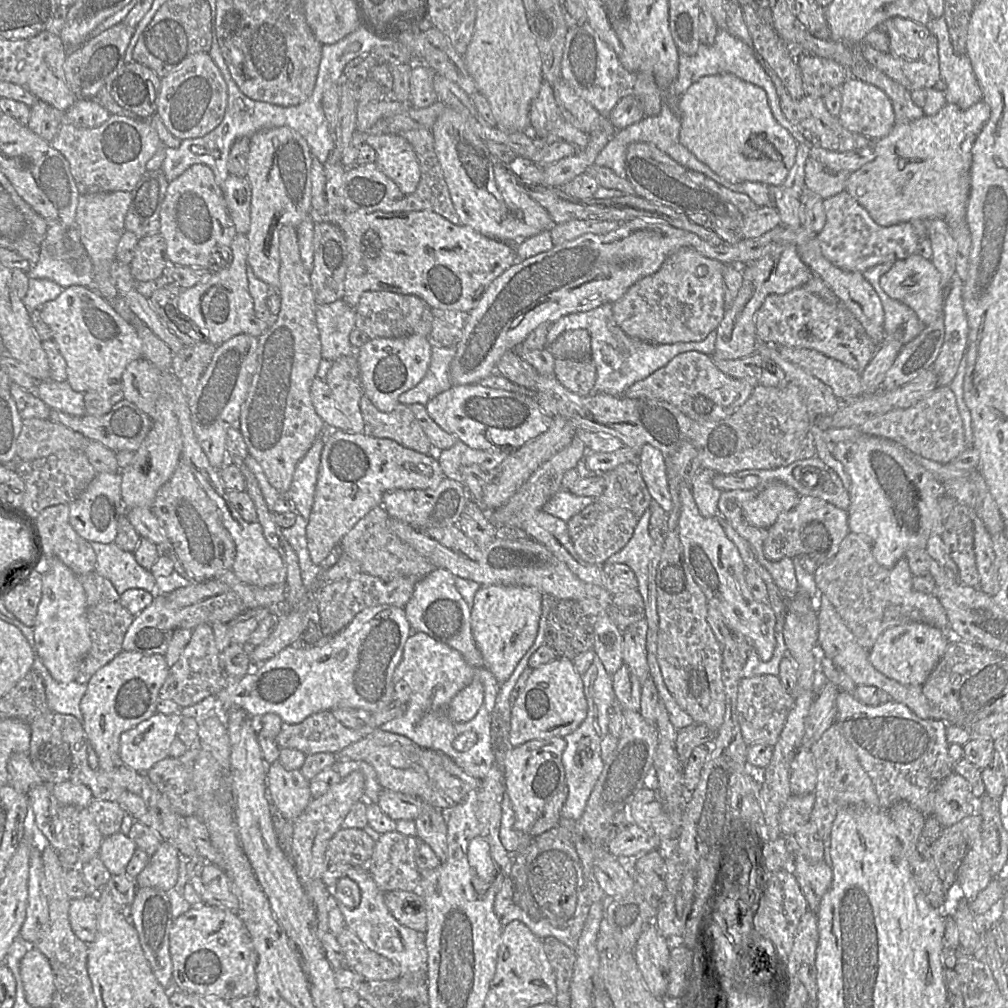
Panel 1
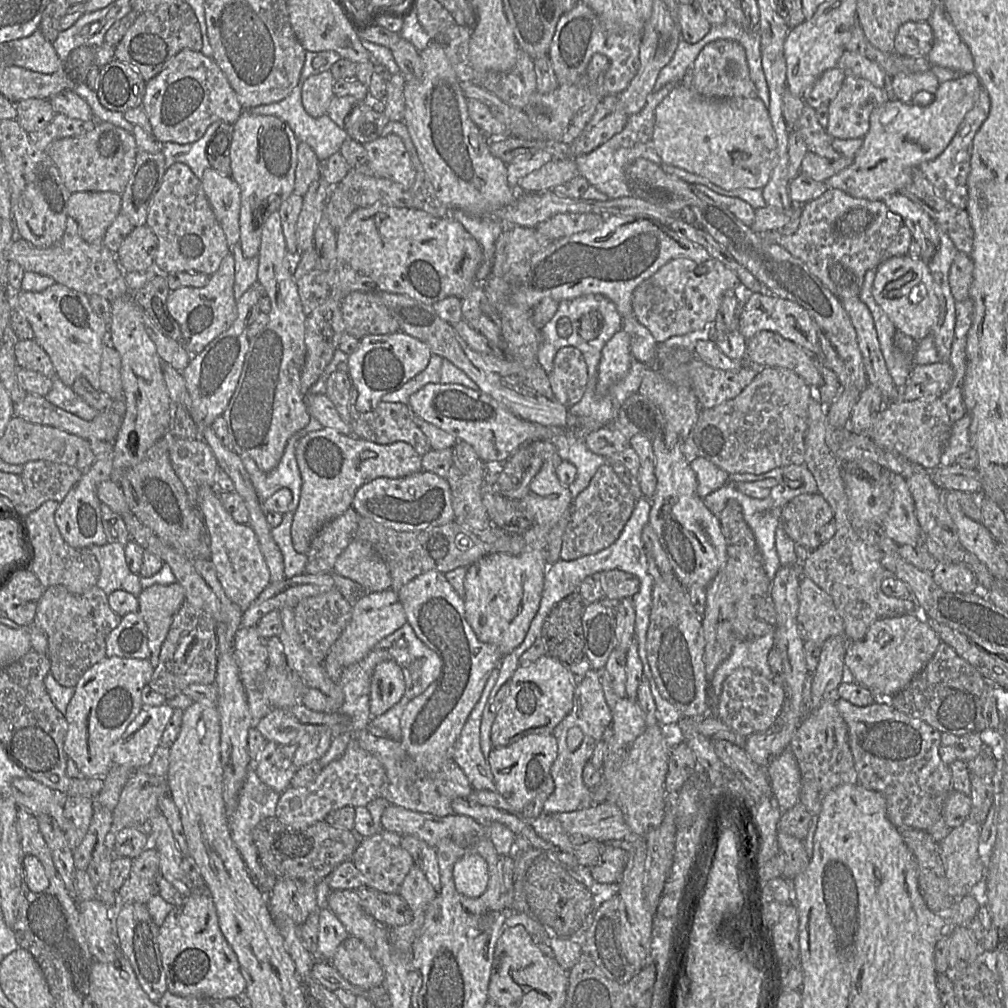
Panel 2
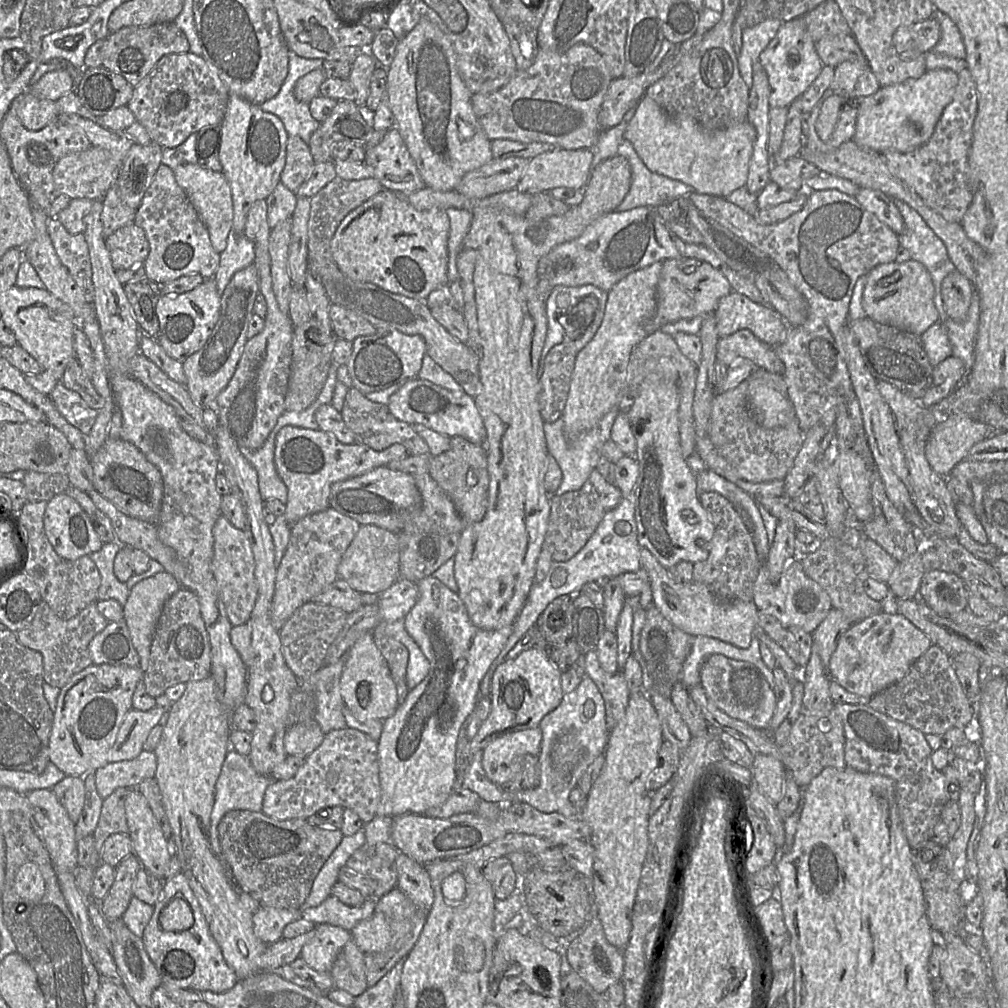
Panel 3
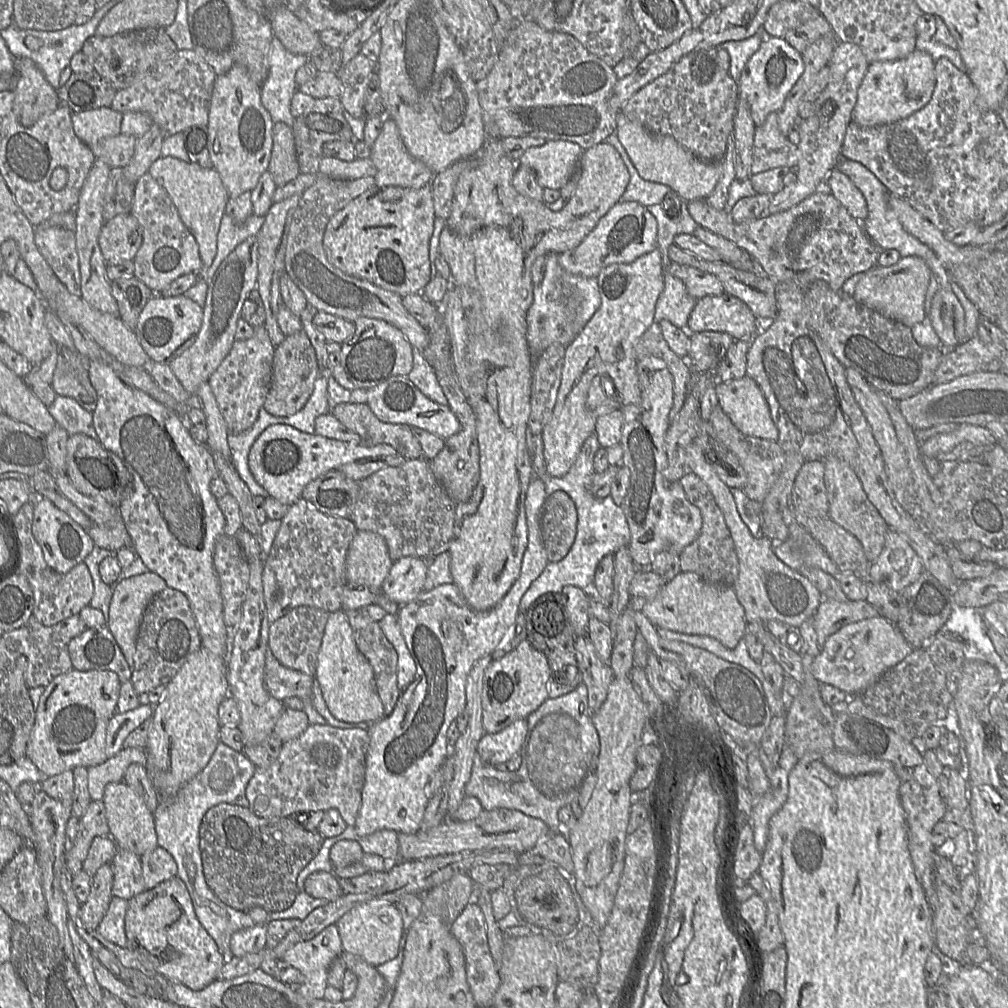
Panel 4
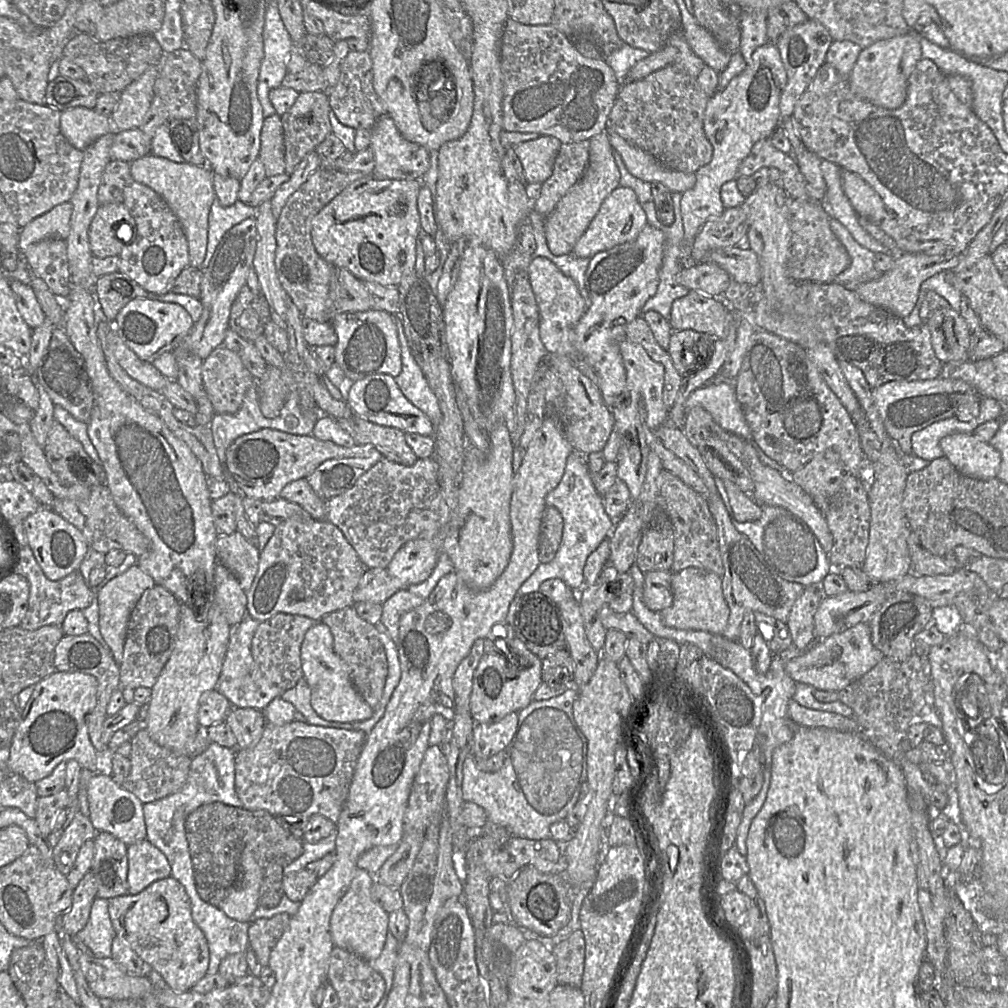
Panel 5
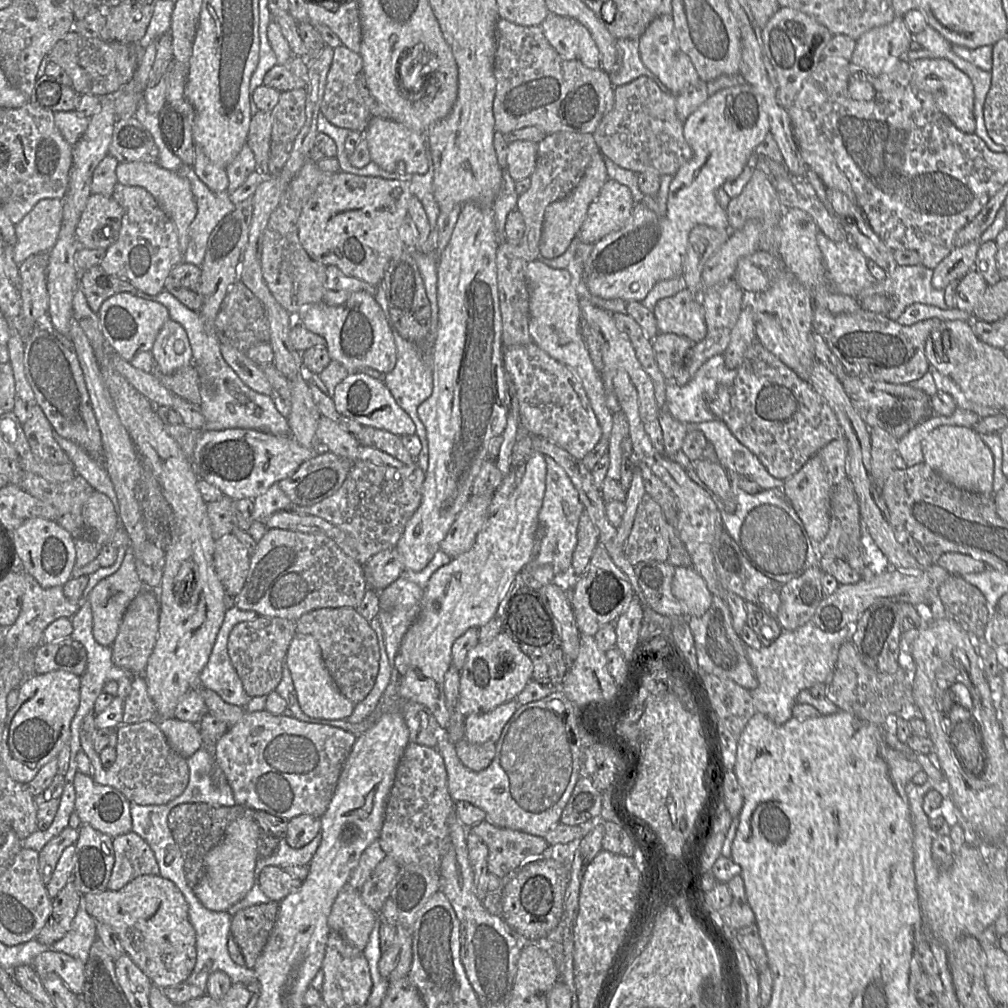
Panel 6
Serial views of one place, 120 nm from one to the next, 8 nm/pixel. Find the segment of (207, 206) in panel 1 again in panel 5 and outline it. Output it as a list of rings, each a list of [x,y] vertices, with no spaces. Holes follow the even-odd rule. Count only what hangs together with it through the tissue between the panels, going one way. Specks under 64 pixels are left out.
[[[132,178],[125,184],[123,203],[135,220],[137,236],[121,251],[118,272],[126,274],[148,292],[170,292],[174,280],[190,265],[188,243],[177,217],[158,193]]]

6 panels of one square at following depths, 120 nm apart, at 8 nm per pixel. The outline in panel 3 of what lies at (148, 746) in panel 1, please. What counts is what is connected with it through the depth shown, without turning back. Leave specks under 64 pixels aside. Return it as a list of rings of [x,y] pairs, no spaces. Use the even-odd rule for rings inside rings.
[[[159,706],[147,711],[130,709],[119,728],[115,743],[108,752],[108,762],[136,758],[143,751],[143,744],[150,731],[167,710]]]

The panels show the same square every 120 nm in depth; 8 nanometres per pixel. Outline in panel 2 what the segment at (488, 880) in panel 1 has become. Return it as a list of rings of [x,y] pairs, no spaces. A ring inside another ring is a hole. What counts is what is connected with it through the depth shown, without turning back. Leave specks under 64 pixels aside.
[[[468,850],[454,865],[453,877],[457,891],[466,897],[482,894],[488,884],[486,860],[476,851]]]

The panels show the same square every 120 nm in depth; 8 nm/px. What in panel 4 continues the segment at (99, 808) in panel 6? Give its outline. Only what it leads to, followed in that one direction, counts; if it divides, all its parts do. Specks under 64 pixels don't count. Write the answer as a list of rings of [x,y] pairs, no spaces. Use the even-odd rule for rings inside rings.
[[[124,782],[107,784],[102,802],[110,830],[109,836],[115,840],[120,849],[129,850],[140,857],[158,847],[153,813],[142,797],[130,786]]]

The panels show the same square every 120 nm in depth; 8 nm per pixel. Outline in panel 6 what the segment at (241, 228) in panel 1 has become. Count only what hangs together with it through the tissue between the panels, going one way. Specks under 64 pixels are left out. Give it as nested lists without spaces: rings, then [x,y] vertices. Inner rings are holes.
[[[138,161],[119,163],[116,176],[119,184],[142,187],[156,199],[175,225],[181,253],[186,250],[189,243],[189,227],[197,214],[197,204],[189,181],[179,176],[176,171],[162,168],[159,163]]]

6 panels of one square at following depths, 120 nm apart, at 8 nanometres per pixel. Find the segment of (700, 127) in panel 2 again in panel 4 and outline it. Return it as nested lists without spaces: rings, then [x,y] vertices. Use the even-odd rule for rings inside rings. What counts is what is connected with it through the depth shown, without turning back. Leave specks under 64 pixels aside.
[[[617,114],[615,132],[640,177],[644,180],[664,184],[687,201],[705,199],[717,185],[721,175],[720,161],[699,160],[673,137],[653,135],[639,123],[629,121],[620,114]]]

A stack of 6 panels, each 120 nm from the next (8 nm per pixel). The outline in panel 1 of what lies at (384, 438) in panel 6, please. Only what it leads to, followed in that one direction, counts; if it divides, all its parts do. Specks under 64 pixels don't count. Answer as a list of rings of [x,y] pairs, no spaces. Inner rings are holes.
[[[363,395],[360,411],[364,421],[363,434],[391,439],[416,452],[435,455],[436,450],[409,406],[399,403],[391,412],[382,412]]]

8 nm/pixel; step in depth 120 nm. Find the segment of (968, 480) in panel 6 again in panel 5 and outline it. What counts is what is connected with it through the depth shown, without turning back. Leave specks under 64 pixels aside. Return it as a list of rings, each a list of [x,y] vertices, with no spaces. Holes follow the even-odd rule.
[[[957,433],[945,436],[940,441],[940,447],[944,457],[963,475],[977,479],[997,477],[1001,463],[1000,452],[972,434]]]

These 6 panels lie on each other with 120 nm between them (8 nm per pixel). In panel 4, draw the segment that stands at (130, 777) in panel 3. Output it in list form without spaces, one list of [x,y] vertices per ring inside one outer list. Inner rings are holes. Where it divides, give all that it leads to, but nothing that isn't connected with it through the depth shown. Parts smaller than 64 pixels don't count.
[[[123,748],[115,756],[98,765],[88,767],[88,791],[92,801],[103,799],[107,784],[123,782],[124,774],[133,763],[145,766],[148,754],[146,749]]]

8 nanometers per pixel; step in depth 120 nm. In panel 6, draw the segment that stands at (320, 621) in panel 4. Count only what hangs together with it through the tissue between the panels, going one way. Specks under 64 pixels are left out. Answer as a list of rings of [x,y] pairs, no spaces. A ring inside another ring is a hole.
[[[259,616],[254,621],[236,624],[227,642],[233,667],[250,696],[267,696],[275,691],[282,679],[282,669],[292,639],[296,636],[296,620]]]

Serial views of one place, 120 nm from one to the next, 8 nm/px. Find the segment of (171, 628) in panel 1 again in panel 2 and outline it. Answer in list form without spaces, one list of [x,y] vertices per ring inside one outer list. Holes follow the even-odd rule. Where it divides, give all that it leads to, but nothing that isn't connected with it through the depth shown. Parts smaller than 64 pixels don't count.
[[[139,612],[122,617],[106,639],[106,656],[149,659],[147,625]]]

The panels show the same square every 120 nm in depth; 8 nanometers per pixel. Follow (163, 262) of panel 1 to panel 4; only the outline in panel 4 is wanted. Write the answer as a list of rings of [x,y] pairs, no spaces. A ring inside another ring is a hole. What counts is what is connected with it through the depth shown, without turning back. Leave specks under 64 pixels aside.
[[[131,213],[119,214],[104,222],[98,239],[107,264],[132,261],[142,240],[142,227]]]

